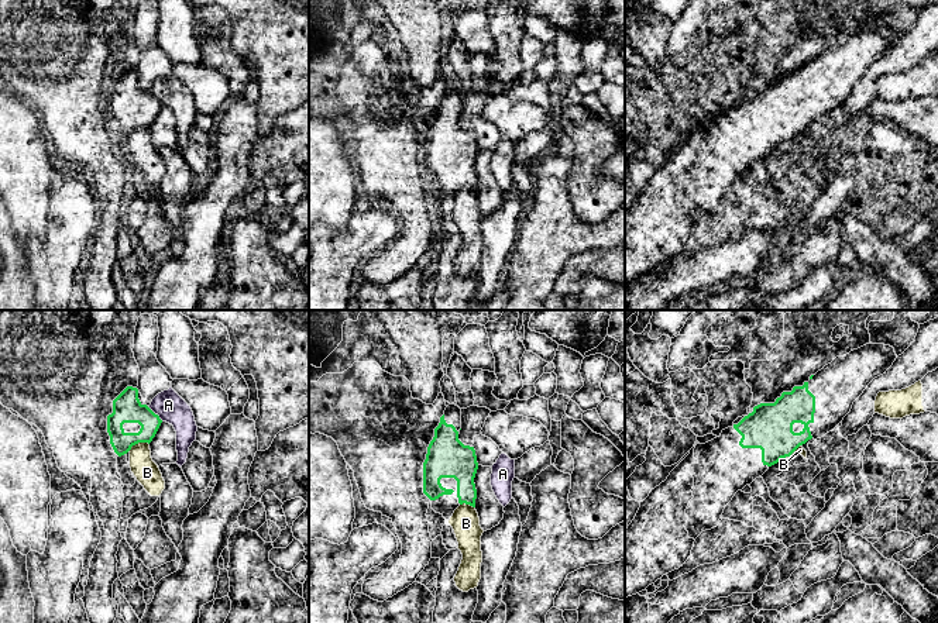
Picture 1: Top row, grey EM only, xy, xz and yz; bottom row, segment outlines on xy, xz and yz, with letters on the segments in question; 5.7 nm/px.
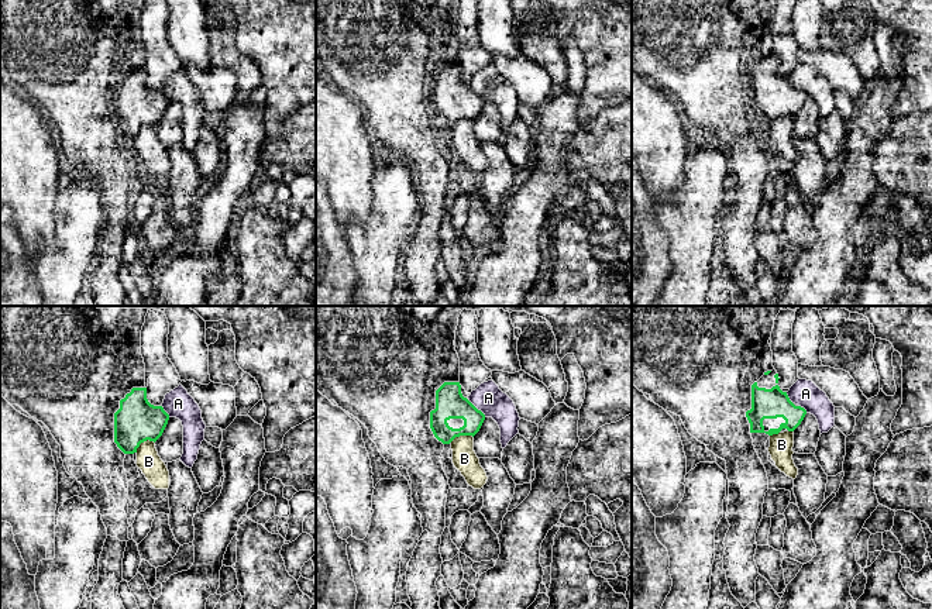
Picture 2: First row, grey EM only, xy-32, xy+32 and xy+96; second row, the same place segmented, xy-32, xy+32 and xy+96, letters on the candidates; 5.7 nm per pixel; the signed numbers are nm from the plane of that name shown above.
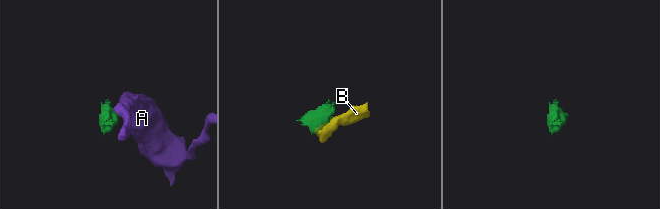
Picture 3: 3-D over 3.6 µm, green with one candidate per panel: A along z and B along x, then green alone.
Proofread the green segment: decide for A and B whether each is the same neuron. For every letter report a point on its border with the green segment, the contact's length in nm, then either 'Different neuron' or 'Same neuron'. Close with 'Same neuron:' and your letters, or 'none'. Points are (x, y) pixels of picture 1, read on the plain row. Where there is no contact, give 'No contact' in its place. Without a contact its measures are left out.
A: Touches green at xy (154, 97). Shared border 130 nm. Different neuron
B: Touches green at xy (137, 127). Shared border 140 nm. Different neuron
Same neuron: none

